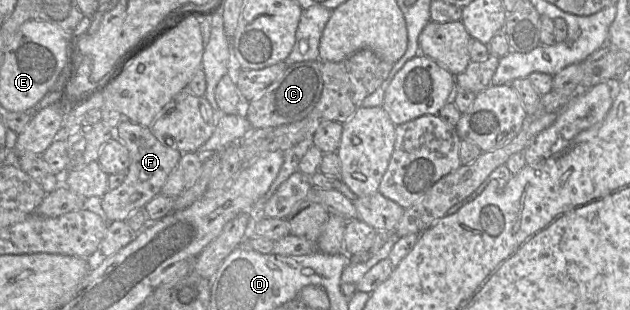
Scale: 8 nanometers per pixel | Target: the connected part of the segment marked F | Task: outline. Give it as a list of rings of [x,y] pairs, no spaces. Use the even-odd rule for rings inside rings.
[[[128,119],[119,122],[114,134],[128,149],[130,166],[122,184],[113,190],[108,190],[101,197],[100,213],[108,222],[125,221],[130,214],[143,208],[151,199],[159,195],[182,155],[178,149],[172,149],[160,142],[151,127],[133,123]]]

